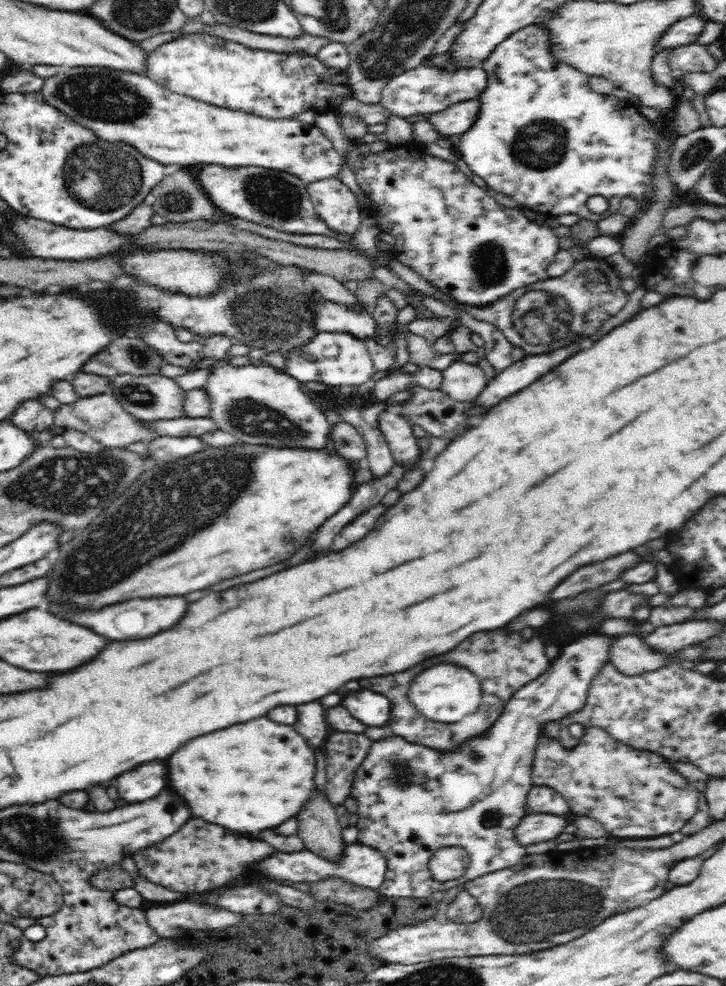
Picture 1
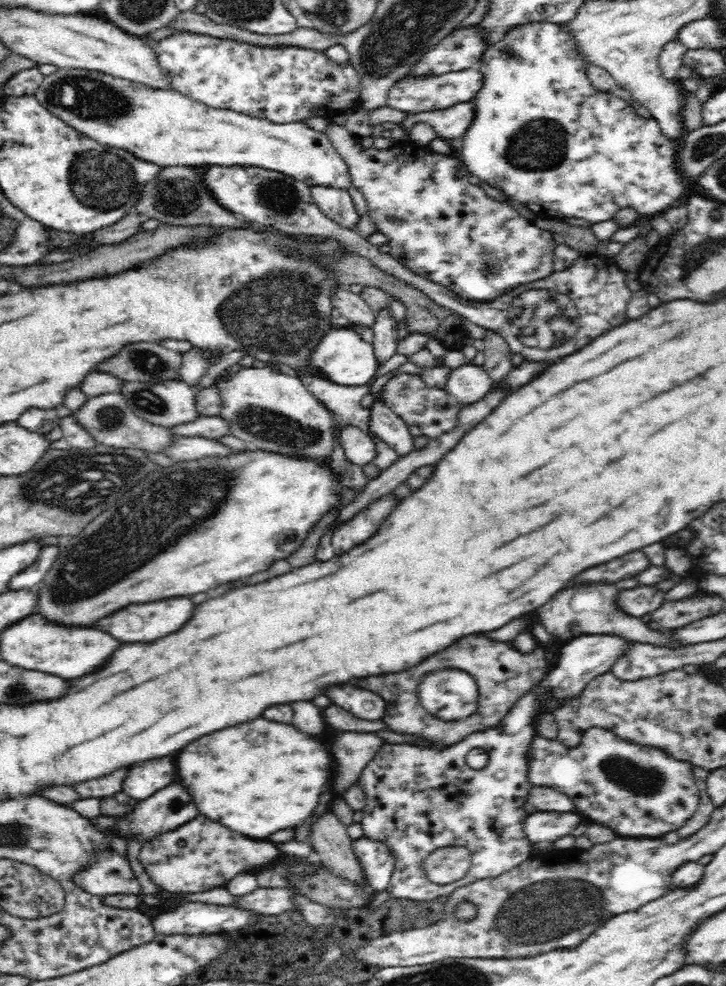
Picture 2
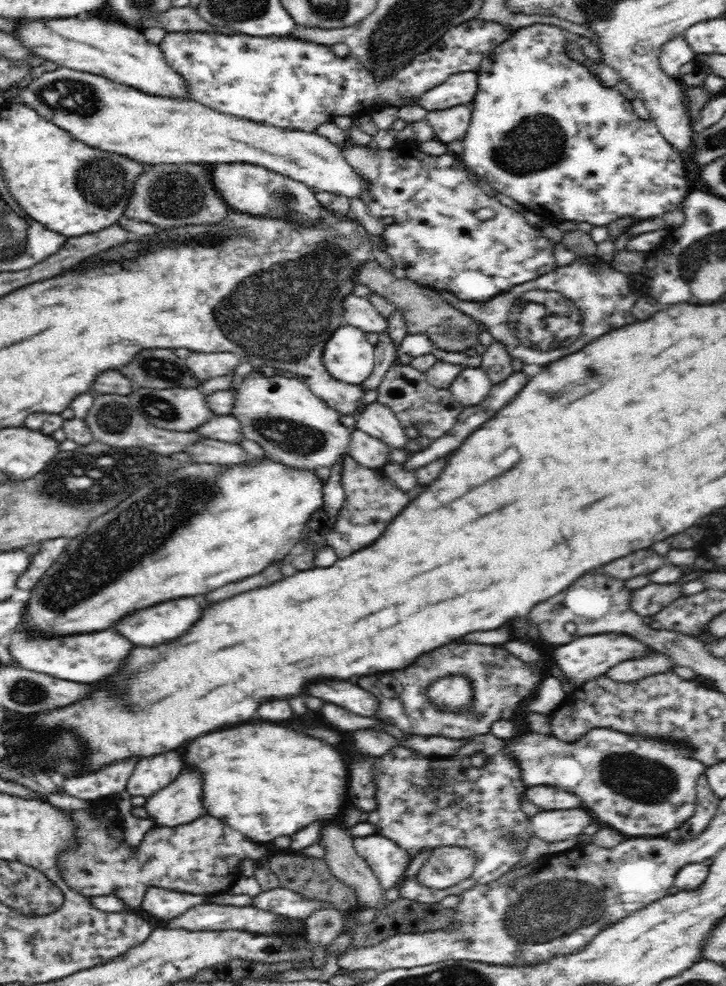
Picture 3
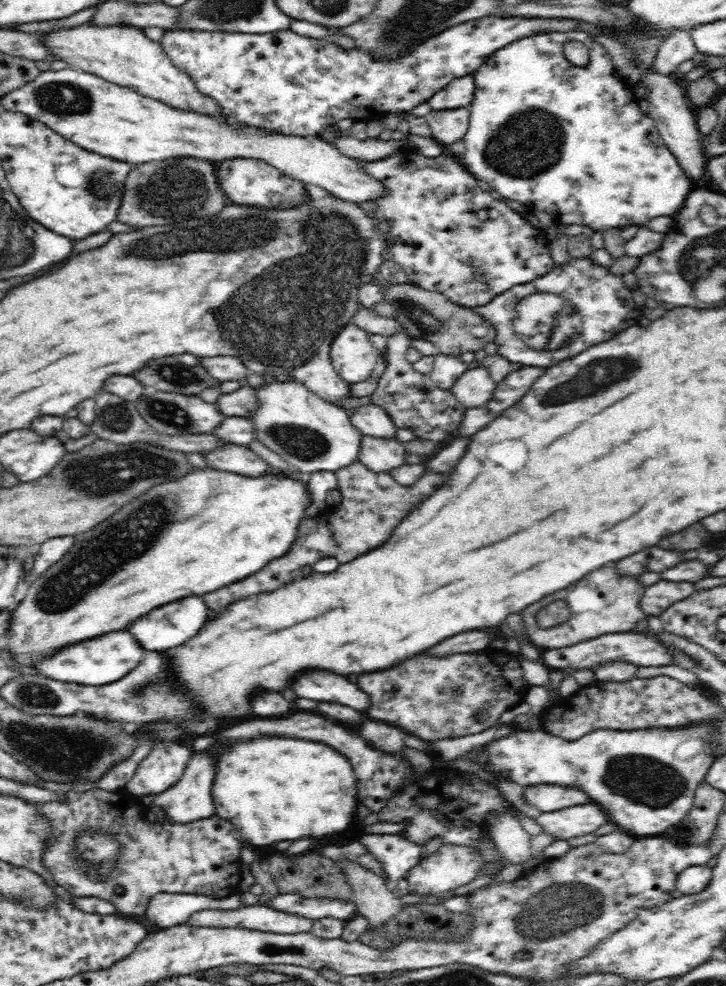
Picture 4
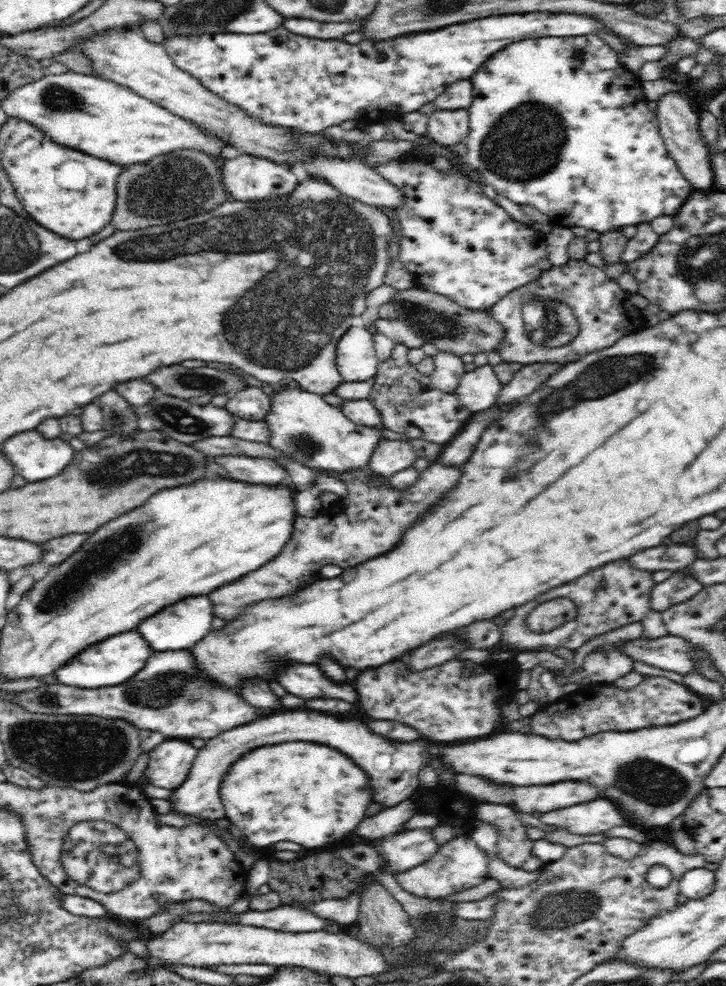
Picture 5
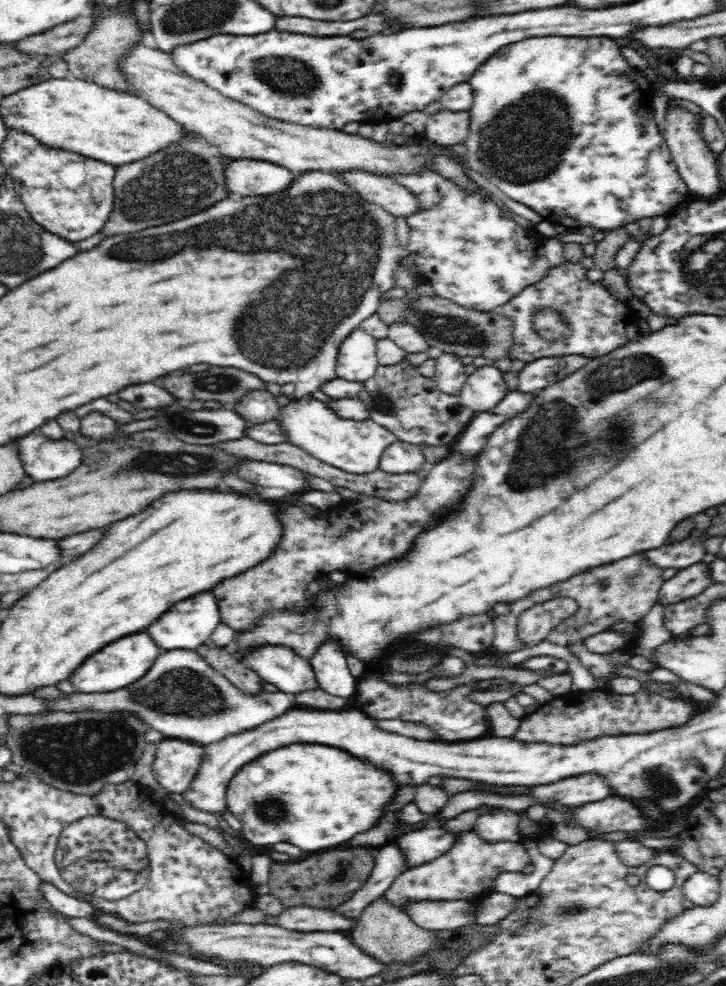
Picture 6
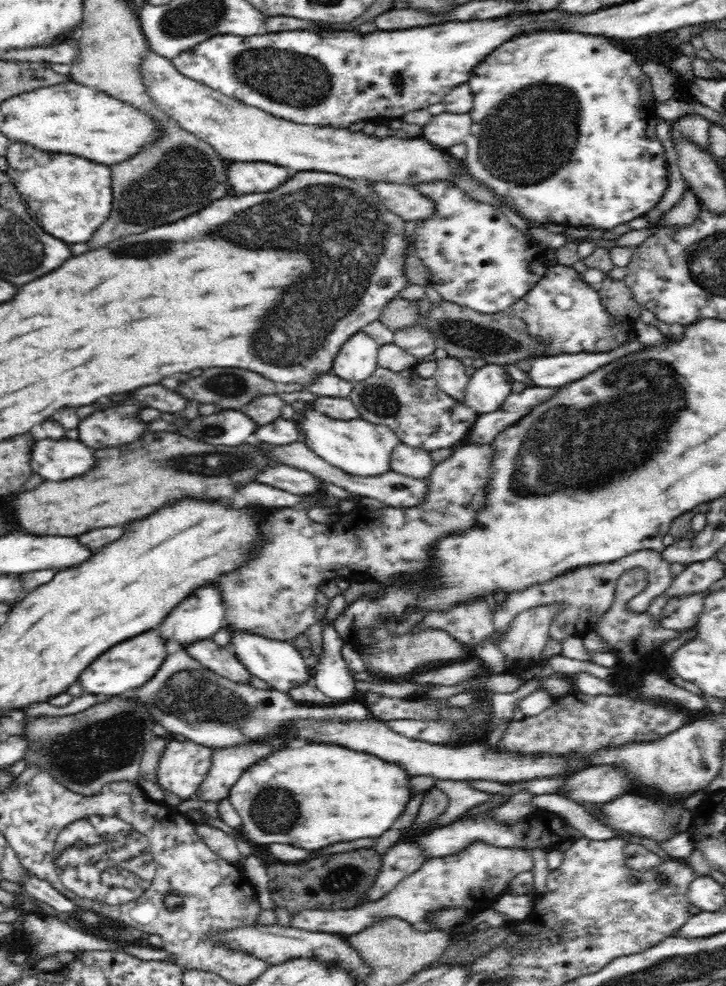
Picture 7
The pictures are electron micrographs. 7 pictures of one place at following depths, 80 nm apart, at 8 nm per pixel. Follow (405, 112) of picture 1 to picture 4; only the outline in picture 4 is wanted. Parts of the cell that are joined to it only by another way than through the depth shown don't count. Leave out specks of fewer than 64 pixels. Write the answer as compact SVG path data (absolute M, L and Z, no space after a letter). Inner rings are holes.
M464 76L464 78L456 78L434 94L429 100L429 105L433 110L452 110L452 108L462 108L468 106L472 102L474 96L474 78L472 76Z

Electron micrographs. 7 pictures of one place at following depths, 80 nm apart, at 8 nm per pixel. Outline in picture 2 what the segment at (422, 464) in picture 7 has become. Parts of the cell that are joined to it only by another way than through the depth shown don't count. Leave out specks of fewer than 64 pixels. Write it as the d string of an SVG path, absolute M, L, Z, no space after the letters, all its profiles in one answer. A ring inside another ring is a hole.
M341 425L339 439L347 460L360 467L374 463L378 450L373 437L356 426Z

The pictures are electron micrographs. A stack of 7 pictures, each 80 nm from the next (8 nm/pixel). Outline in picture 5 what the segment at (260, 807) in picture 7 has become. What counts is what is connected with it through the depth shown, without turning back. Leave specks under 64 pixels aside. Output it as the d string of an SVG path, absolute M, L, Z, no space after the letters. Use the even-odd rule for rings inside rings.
M312 742L256 748L228 770L220 796L226 808L224 818L242 830L245 842L267 847L288 840L310 848L305 852L347 840L372 804L366 772L346 754Z

